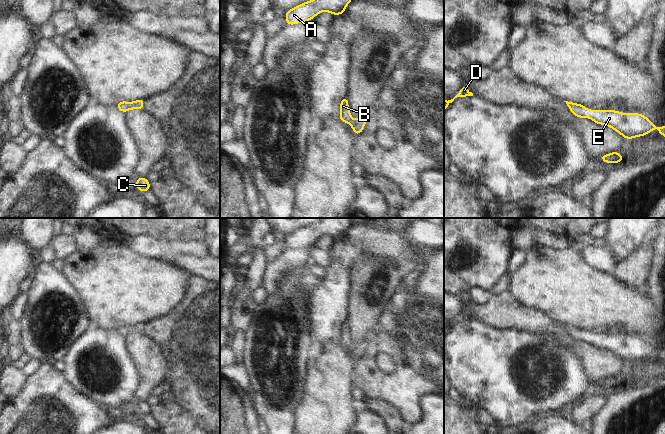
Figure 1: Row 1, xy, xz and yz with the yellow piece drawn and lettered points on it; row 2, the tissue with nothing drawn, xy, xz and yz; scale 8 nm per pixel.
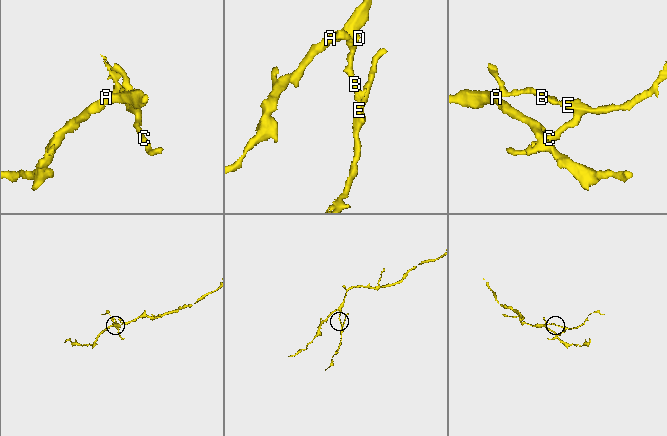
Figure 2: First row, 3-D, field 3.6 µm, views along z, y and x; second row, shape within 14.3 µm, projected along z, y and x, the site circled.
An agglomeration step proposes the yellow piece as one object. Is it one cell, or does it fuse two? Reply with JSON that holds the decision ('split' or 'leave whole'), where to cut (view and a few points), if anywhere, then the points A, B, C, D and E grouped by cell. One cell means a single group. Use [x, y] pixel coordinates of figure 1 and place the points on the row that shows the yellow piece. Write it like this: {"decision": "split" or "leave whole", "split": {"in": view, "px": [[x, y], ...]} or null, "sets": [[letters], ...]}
{"decision": "leave whole", "split": null, "sets": [["A", "B", "C", "D", "E"]]}

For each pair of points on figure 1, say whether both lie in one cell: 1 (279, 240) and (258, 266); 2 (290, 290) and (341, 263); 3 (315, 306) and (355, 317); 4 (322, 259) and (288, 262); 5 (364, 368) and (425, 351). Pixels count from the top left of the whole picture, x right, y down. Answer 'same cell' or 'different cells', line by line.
1: different cells
2: different cells
3: different cells
4: different cells
5: same cell

